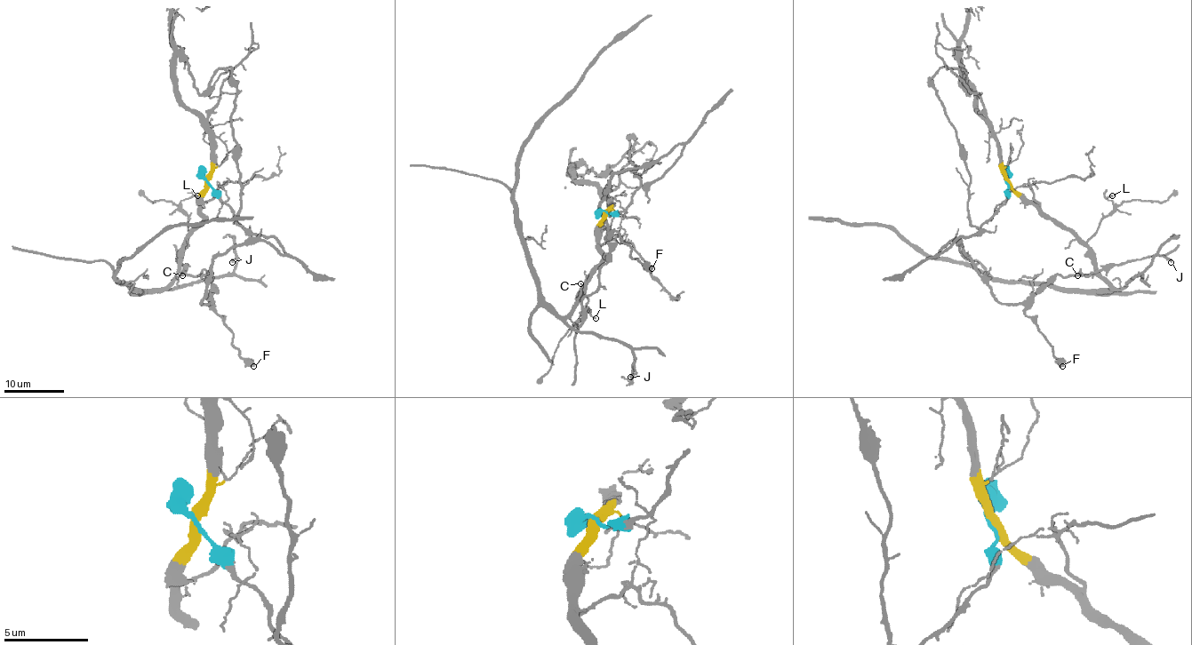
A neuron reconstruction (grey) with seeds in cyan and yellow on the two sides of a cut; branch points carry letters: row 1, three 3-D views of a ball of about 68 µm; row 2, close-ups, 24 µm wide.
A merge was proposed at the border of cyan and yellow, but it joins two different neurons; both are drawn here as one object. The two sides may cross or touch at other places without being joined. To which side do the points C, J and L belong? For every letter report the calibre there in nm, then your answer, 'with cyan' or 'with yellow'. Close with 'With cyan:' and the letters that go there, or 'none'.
C: calibre 120 nm; with yellow
J: calibre 130 nm; with yellow
L: calibre 130 nm; with yellow
With cyan: none

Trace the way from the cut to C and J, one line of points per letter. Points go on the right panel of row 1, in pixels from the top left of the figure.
C: (1006, 181), (1088, 249), (1088, 256), (1095, 273), (1077, 275)
J: (1006, 181), (1088, 249), (1094, 266), (1110, 282), (1116, 277), (1124, 286), (1157, 255), (1171, 262)

